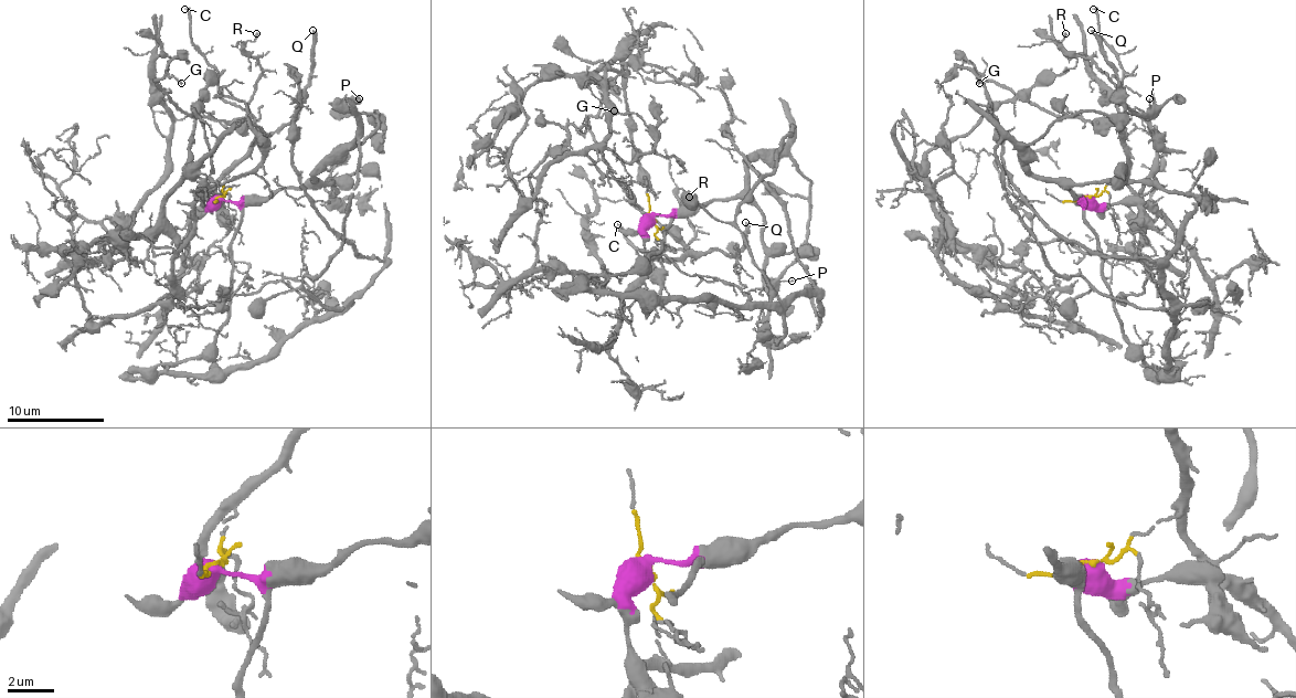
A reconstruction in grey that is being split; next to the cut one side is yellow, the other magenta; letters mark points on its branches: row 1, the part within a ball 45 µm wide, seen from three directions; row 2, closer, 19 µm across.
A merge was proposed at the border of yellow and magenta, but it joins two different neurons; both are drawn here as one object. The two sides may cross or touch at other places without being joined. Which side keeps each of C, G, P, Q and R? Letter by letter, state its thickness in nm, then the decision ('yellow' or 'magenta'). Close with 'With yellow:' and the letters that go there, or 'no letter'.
C: 200 nm thick; yellow
G: 120 nm thick; yellow
P: 130 nm thick; magenta
Q: 280 nm thick; yellow
R: 140 nm thick; yellow
With yellow: C, G, Q, R

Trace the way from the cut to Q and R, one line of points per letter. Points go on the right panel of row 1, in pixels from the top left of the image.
Q: (1085, 196), (1097, 196), (1127, 169), (1124, 139), (1119, 133), (1124, 93), (1115, 66), (1090, 30)
R: (1085, 196), (1097, 196), (1122, 177), (1127, 169), (1127, 147), (1115, 84), (1059, 42), (1065, 32)

